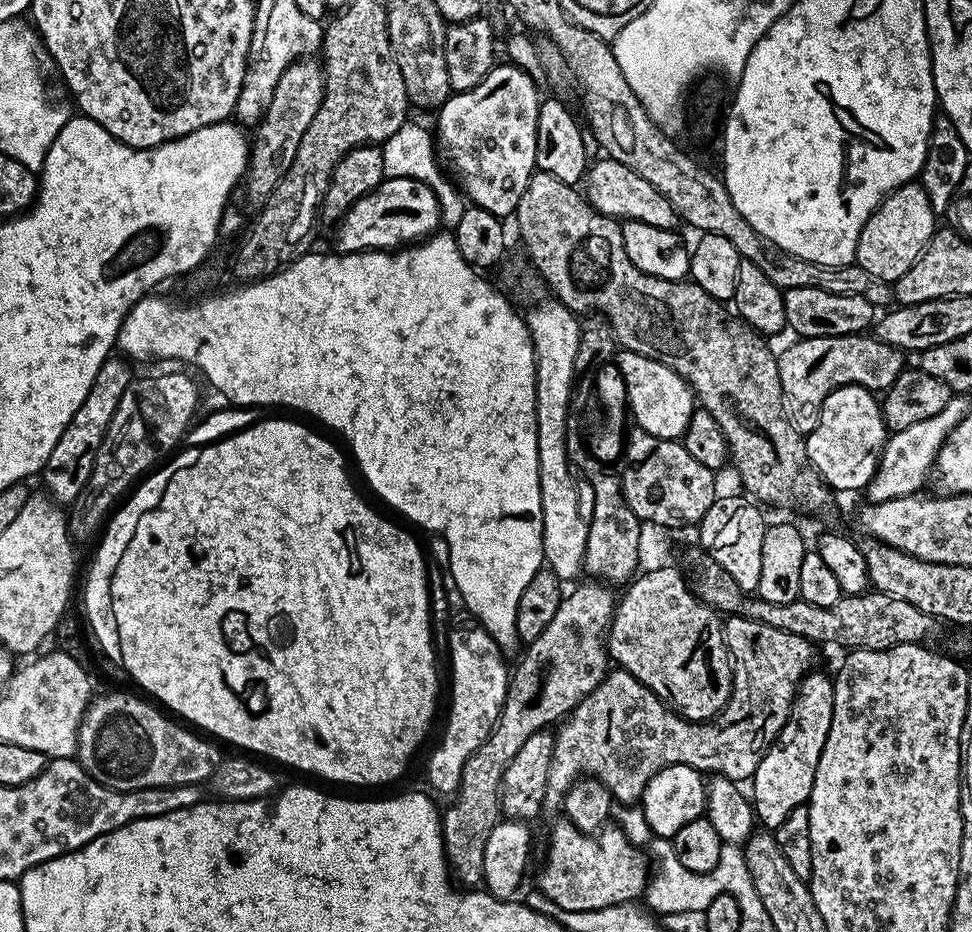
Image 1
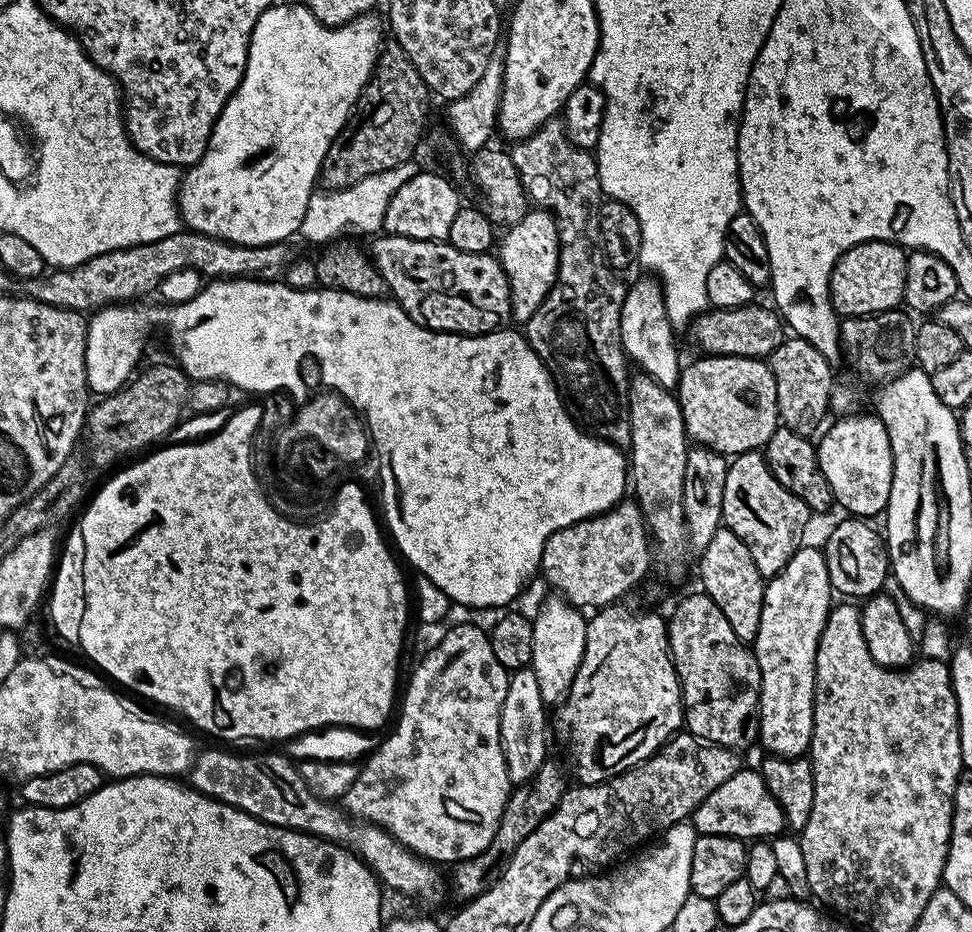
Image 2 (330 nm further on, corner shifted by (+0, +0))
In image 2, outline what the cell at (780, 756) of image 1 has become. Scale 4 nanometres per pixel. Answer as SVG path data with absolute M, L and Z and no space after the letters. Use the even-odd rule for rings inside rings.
M800 547L783 570L765 583L762 618L754 641L760 667L758 740L764 743L763 751L773 756L803 756L812 746L816 655L826 618L834 607L834 593L823 551L808 547Z

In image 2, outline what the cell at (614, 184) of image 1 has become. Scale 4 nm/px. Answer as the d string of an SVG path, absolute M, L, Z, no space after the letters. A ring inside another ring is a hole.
M533 207L519 222L511 225L508 232L499 237L498 259L502 270L508 275L512 295L512 320L523 326L542 306L546 294L556 283L556 272L560 268L560 235L556 217L545 208Z

